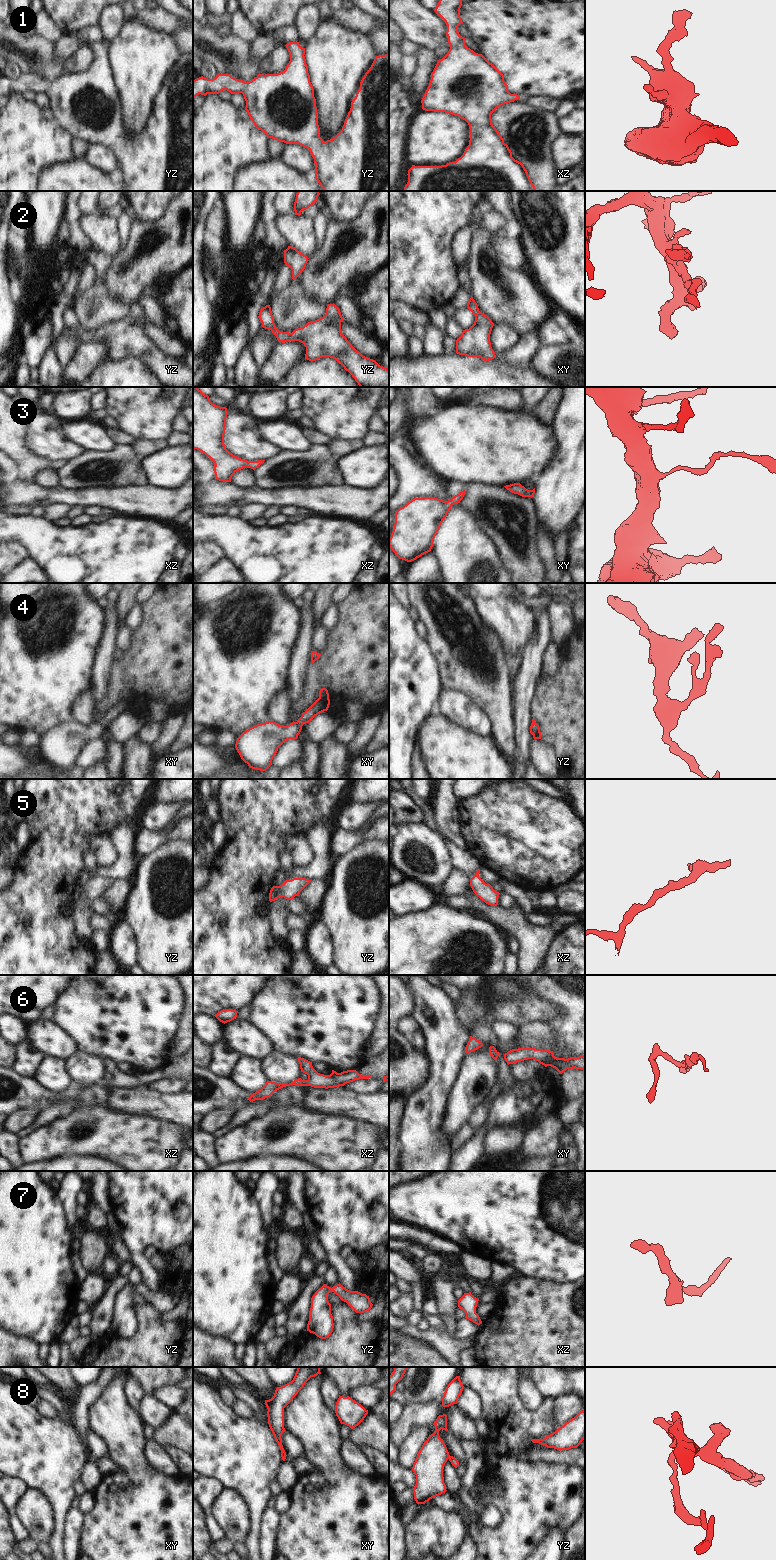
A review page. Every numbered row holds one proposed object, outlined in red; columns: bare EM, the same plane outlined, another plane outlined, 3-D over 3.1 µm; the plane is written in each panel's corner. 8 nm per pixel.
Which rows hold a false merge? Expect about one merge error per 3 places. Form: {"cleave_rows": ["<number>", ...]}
{"cleave_rows": ["8"]}

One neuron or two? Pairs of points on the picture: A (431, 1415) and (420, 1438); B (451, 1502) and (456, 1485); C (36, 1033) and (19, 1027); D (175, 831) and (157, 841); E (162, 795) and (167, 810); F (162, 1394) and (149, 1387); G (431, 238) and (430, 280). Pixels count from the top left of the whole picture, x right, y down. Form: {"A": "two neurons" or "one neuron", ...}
{"A": "two neurons", "B": "two neurons", "C": "two neurons", "D": "one neuron", "E": "two neurons", "F": "two neurons", "G": "one neuron"}

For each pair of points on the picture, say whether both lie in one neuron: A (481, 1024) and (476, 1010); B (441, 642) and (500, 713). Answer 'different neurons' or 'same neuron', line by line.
A: different neurons
B: same neuron

